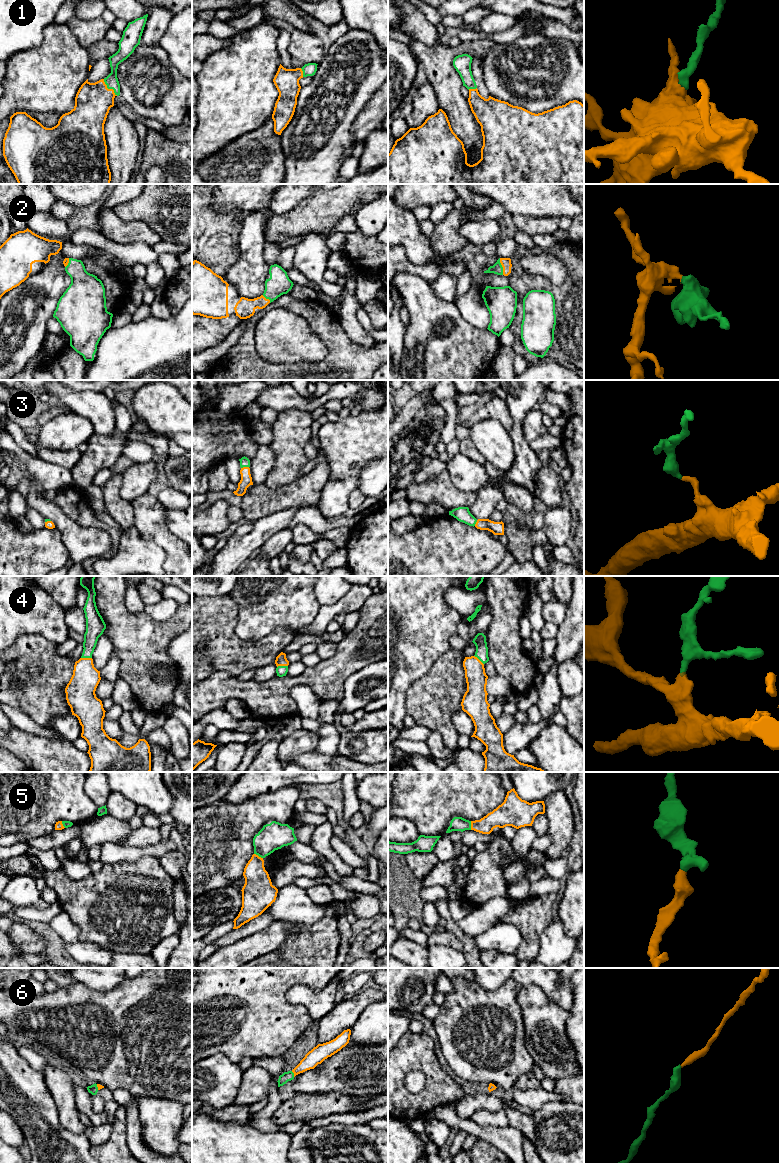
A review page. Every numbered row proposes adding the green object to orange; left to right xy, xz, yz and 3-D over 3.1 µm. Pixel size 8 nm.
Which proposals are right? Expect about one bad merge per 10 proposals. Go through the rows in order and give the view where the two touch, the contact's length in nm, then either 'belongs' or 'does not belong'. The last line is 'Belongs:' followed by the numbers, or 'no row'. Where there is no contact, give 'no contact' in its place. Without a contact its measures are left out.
1: xy | 180 nm | belongs
2: yz | 140 nm | belongs
3: xz | 70 nm | belongs
4: xy | 90 nm | belongs
5: xz | 80 nm | belongs
6: xz | 50 nm | belongs
Belongs: 1, 2, 3, 4, 5, 6

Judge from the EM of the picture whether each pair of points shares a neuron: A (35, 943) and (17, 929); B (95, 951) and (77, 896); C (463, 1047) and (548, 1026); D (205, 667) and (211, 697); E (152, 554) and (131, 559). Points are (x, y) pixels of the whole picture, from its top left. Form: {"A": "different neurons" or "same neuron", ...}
{"A": "same neuron", "B": "different neurons", "C": "different neurons", "D": "different neurons", "E": "same neuron"}

